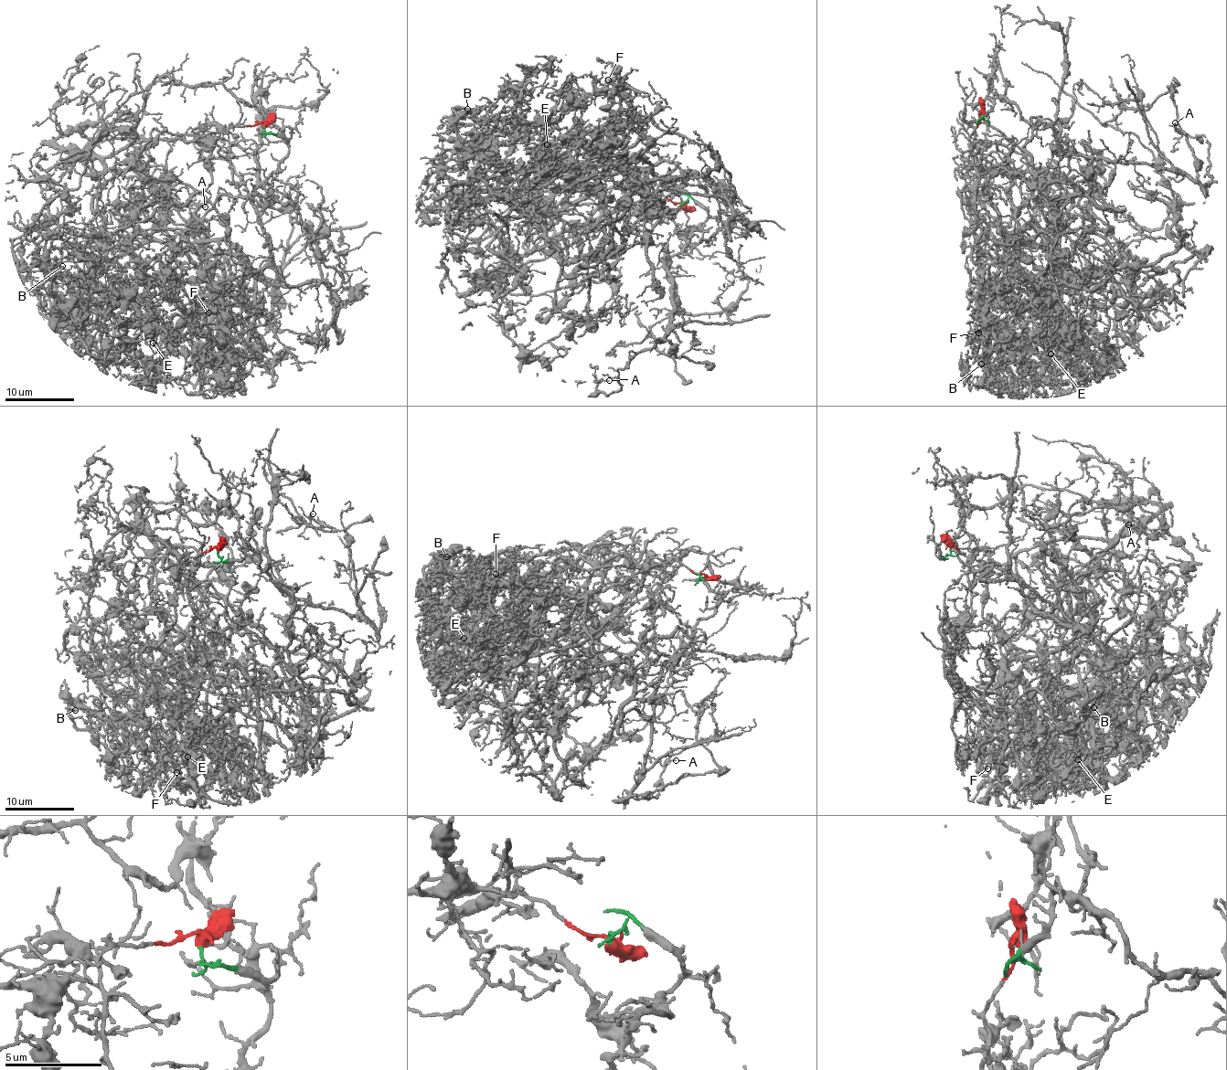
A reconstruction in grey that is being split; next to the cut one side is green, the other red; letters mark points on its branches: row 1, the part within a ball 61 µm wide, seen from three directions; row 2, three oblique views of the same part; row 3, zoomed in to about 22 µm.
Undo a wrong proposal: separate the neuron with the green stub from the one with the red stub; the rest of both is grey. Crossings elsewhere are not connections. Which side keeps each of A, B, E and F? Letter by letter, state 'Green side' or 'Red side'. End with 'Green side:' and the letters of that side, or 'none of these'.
A: Green side
B: Red side
E: Red side
F: Red side
Green side: A

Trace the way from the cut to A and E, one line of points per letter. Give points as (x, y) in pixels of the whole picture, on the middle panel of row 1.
A: (682, 205), (690, 197), (709, 216), (663, 258), (667, 336), (618, 369), (621, 387), (596, 389), (609, 381)
E: (682, 205), (646, 187), (645, 174), (649, 166), (621, 172), (590, 162), (548, 173), (545, 171), (546, 143)

